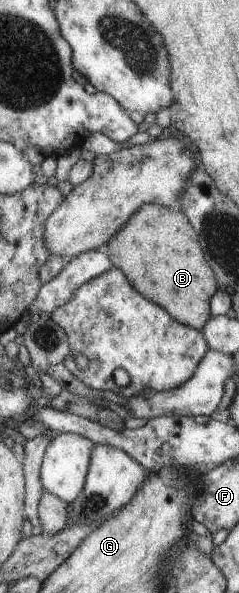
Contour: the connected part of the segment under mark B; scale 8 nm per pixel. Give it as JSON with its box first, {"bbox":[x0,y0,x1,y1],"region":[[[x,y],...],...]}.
{"bbox":[103,205,218,330],"region":[[[141,205],[106,241],[103,249],[111,259],[112,267],[124,273],[133,289],[168,310],[175,321],[200,330],[212,317],[209,303],[218,287],[213,271],[203,259],[197,235],[180,209],[171,211],[160,205]]]}

